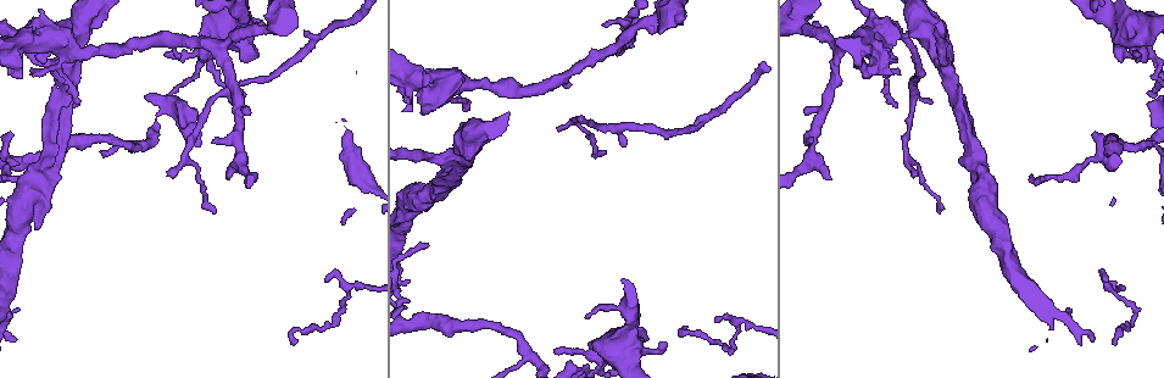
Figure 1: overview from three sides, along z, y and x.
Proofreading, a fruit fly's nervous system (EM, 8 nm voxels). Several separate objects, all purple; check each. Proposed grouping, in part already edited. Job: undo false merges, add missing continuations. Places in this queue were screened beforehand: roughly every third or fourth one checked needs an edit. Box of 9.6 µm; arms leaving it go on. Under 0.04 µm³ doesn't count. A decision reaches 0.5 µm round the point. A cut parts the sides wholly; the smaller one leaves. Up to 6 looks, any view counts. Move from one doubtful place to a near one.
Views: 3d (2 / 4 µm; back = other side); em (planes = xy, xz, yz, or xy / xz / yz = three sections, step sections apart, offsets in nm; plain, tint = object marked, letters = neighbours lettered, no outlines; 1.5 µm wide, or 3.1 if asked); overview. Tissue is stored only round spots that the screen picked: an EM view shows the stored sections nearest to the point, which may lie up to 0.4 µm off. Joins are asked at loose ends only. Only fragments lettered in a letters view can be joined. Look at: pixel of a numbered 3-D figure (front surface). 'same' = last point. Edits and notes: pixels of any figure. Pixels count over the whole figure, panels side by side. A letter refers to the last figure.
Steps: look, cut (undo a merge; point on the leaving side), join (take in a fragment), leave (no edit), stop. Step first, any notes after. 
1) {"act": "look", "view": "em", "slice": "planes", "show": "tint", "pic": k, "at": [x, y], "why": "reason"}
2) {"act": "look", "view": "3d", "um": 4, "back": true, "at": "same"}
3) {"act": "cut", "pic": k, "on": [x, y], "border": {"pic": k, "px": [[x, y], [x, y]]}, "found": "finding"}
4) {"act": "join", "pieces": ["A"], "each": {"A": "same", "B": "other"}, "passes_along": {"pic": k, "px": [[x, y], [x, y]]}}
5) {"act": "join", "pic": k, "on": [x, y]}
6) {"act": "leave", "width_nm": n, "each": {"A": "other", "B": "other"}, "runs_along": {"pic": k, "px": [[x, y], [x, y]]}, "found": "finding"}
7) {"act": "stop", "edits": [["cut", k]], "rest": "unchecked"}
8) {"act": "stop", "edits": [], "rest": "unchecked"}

{"act": "look", "view": "3d", "um": 2, "back": true, "pic": 1, "at": [273, 27]}

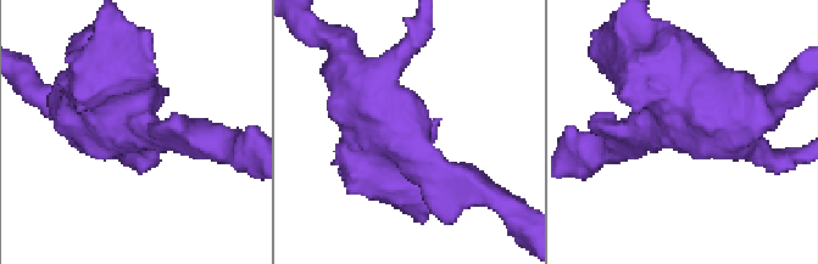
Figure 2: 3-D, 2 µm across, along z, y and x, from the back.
{"act": "look", "view": "em", "slice": "xy", "step": 4, "show": "letters", "pic": 2, "at": [138, 128], "arm_widths_nm": [220, 340]}

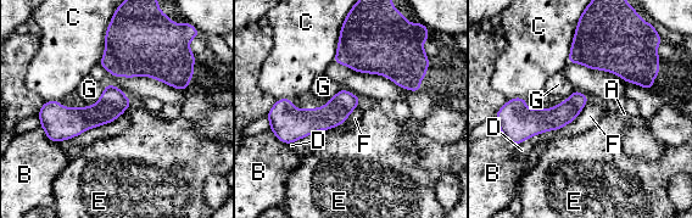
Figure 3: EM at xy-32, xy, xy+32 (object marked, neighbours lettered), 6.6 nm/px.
{"act": "leave", "each": {"A": "other", "B": "other", "C": "other", "D": "other", "E": "other", "F": "other", "G": "other"}, "border": {"pic": 3, "px": [[43, 128], [50, 140], [59, 143]]}, "found": "continuous, no second neuron"}

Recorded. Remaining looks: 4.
{"act": "look", "view": "em", "slice": "planes", "show": "letters", "pic": 1, "at": [939, 214], "why": "thin end"}

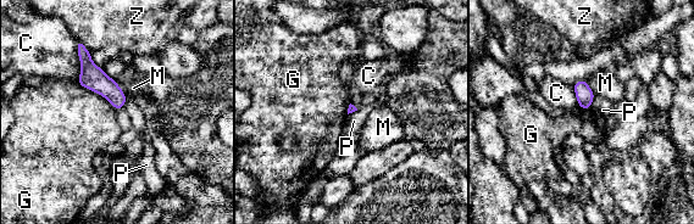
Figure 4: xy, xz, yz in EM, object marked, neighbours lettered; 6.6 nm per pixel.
{"act": "leave", "each": {"C": "other", "G": "other", "M": "other", "P": "other", "Z": "other"}, "border": {"pic": 4, "px": [[76, 82], [100, 94], [116, 110]]}, "found": "no lettered fragment goes on from it"}

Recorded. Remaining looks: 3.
{"act": "look", "view": "3d", "um": 2, "back": true, "pic": 1, "at": [897, 107], "why": "free end"}

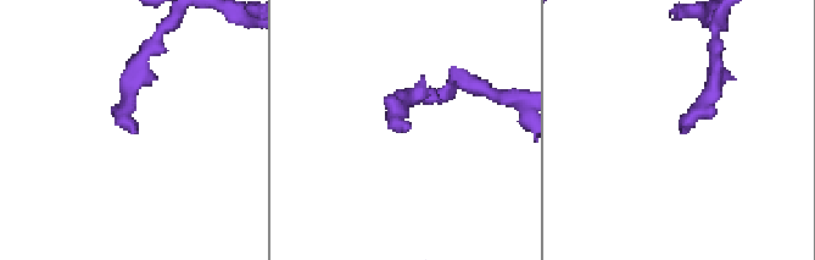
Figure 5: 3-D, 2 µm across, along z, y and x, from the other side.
{"act": "look", "view": "em", "slice": "planes", "show": "letters", "pic": 5, "at": [408, 129]}

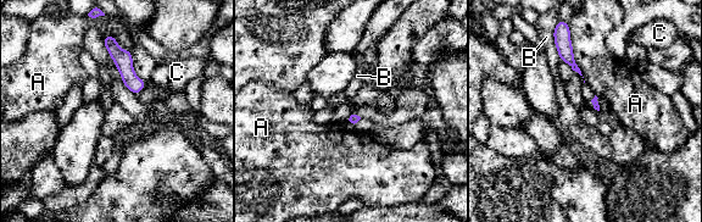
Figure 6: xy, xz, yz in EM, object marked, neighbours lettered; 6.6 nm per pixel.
{"act": "leave", "each": {"A": "other", "B": "other", "C": "other"}, "border": {"pic": 6, "px": [[569, 28], [573, 59], [584, 77]]}, "found": "none of them fits"}

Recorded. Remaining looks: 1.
{"act": "stop", "edits": [], "rest": "unchecked"}

